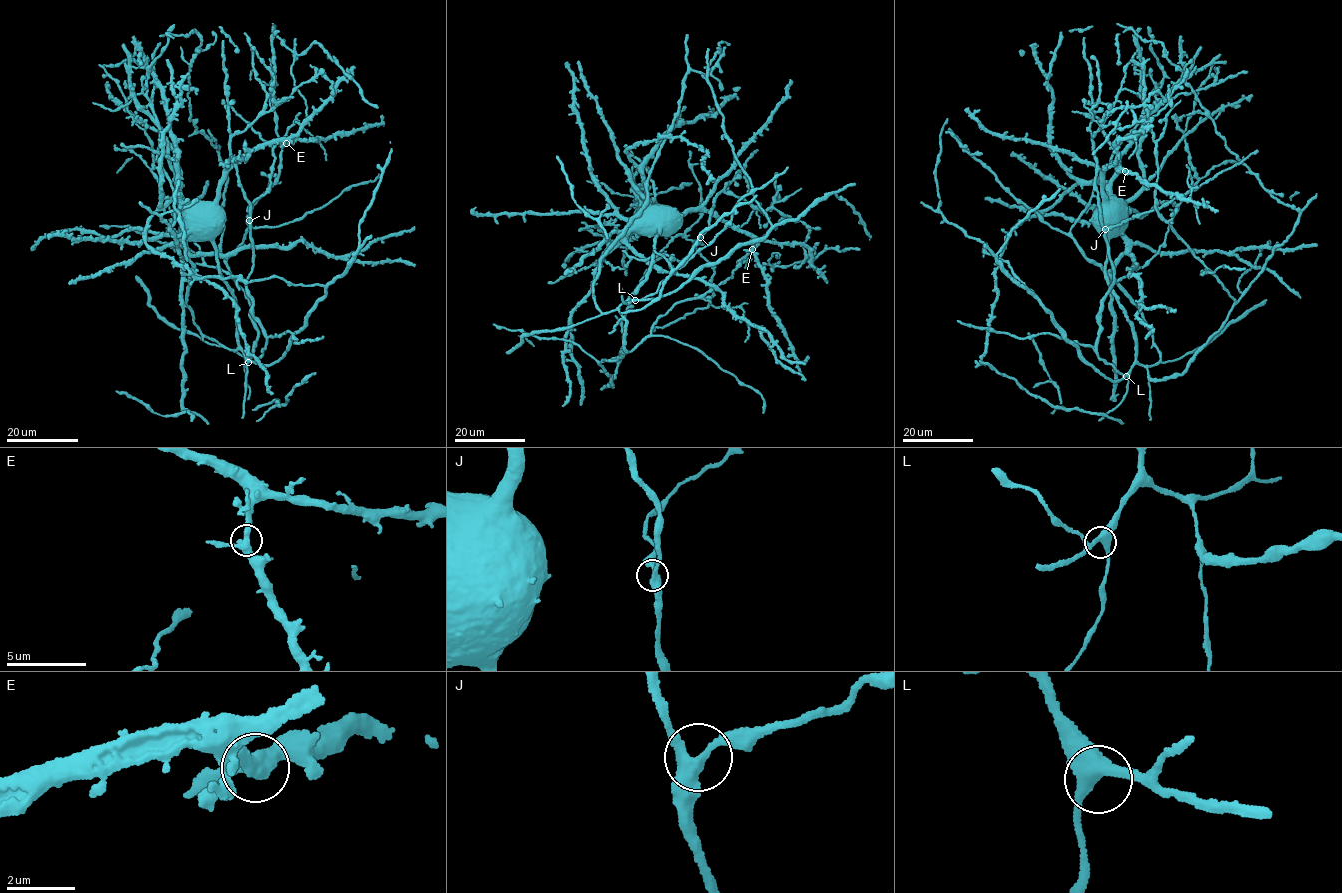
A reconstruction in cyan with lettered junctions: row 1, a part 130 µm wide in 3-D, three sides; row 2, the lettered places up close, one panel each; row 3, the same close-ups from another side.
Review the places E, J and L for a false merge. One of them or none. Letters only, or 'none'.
none

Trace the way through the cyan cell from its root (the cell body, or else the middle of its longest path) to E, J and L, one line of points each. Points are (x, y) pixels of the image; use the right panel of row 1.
E: (1107, 214), (1113, 216), (1118, 207), (1106, 201), (1101, 175), (1114, 162), (1126, 171)
J: (1107, 214), (1118, 231), (1107, 282), (1136, 341), (1124, 376), (1097, 352), (1113, 281), (1105, 229)
L: (1107, 214), (1112, 216), (1118, 231), (1108, 240), (1107, 282), (1136, 341), (1135, 360), (1126, 376)

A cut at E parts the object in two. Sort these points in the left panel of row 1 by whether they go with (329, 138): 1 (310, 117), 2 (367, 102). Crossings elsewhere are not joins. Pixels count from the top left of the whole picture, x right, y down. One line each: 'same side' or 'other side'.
1: other side
2: other side

